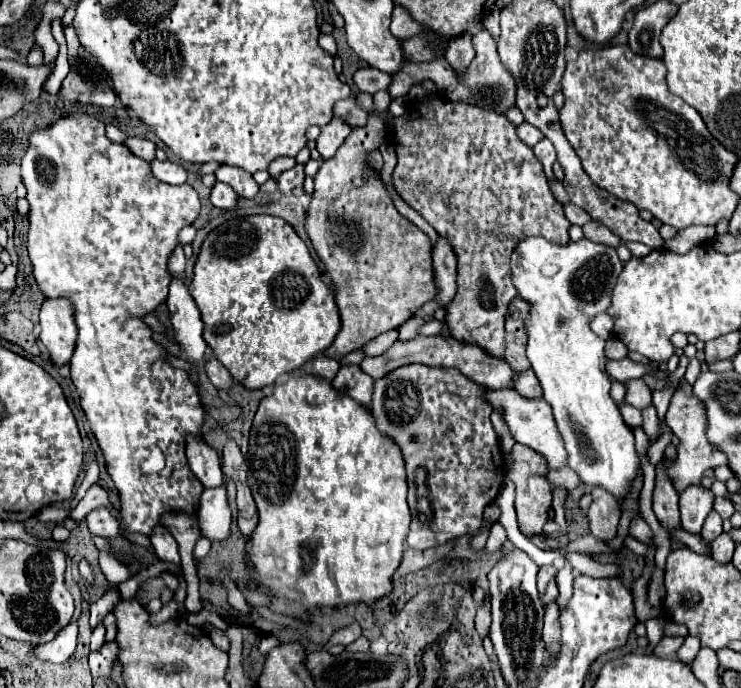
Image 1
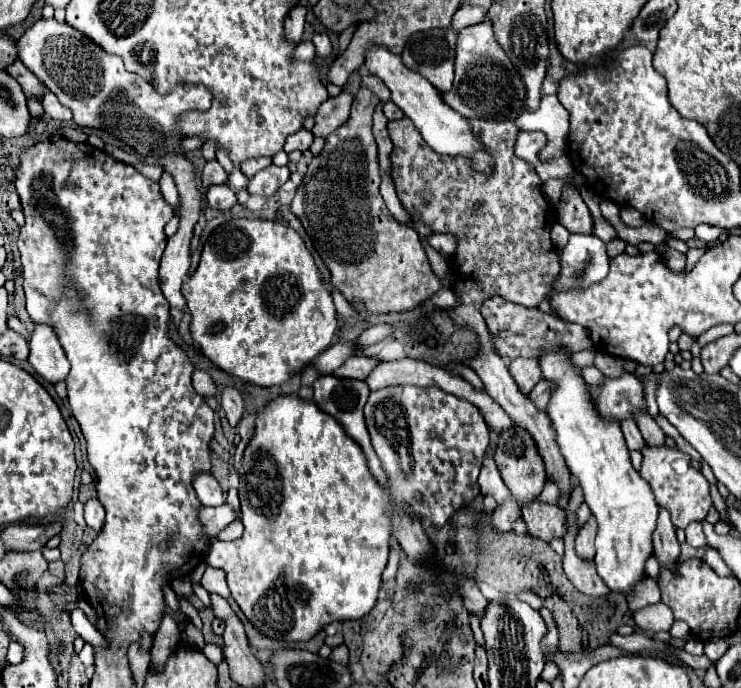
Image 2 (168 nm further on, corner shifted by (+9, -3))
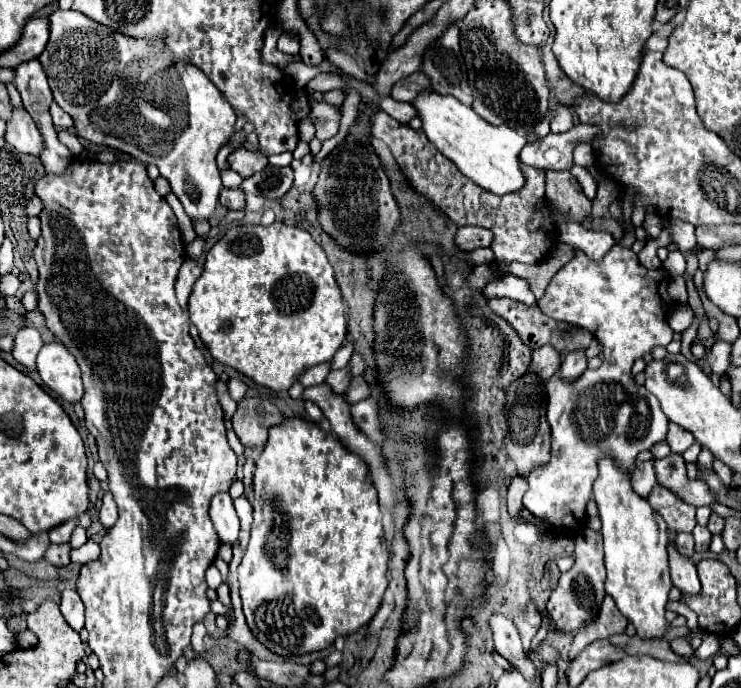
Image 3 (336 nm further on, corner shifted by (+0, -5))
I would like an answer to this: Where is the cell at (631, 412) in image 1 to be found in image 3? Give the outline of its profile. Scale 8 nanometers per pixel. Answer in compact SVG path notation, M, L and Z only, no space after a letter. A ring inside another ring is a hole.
M643 462L641 466L635 466L635 470L631 472L631 484L633 484L633 490L641 496L641 498L647 498L651 488L657 486L657 476L655 476L655 470L653 470L653 462Z

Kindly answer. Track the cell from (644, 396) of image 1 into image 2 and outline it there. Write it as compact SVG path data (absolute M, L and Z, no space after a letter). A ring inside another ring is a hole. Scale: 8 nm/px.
M638 410L636 416L638 416L636 424L638 424L638 428L640 428L646 444L650 444L650 446L664 446L664 432L662 432L662 428L654 422L654 418L652 418L646 410L642 410L642 412Z

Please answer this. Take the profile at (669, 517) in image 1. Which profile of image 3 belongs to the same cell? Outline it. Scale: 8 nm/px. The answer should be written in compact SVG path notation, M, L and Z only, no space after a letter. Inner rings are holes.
M669 542L669 566L671 566L671 580L673 586L679 588L681 594L699 594L701 584L697 578L697 568L693 564L693 560L681 556L675 548L675 544Z

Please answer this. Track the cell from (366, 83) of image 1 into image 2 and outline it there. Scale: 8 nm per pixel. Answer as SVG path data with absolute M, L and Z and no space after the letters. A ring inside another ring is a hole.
M364 74L362 80L360 80L360 86L372 90L382 102L388 102L388 100L390 100L390 90L384 86L384 82L382 82L380 78L376 78L376 76L372 76L372 74Z

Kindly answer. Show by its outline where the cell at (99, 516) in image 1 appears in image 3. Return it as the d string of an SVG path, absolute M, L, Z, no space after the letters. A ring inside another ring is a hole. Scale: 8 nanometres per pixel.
M105 492L103 496L103 504L101 504L101 510L99 510L99 520L105 528L111 528L115 522L117 522L117 506L115 506L115 500L111 496L111 492Z

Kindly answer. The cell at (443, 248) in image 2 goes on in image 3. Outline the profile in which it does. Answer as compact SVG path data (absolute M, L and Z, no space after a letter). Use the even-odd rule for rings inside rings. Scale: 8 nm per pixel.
M463 226L463 228L459 228L455 242L461 250L471 252L471 250L481 248L481 246L491 246L493 234L487 228L481 228L481 226Z

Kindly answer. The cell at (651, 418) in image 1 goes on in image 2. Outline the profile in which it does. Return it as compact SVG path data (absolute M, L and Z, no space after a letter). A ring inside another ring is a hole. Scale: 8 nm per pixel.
M644 446L641 451L643 460L640 476L650 484L658 506L666 508L672 516L676 528L686 528L690 522L702 522L708 516L708 510L713 506L710 496L710 484L702 476L702 472L689 467L690 456L680 452L678 448L668 446Z

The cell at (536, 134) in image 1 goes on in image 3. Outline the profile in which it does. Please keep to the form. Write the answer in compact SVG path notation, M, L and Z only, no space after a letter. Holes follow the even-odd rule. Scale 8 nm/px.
M577 124L563 134L547 134L521 150L521 162L539 170L569 170L575 146L581 142L591 144L593 136L597 136L597 128L591 124Z

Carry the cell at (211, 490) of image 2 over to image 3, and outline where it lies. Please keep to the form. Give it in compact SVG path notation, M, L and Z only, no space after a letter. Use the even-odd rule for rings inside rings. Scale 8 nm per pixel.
M221 492L213 498L209 510L213 528L223 544L235 544L239 538L239 516L233 508L233 500L227 492Z

